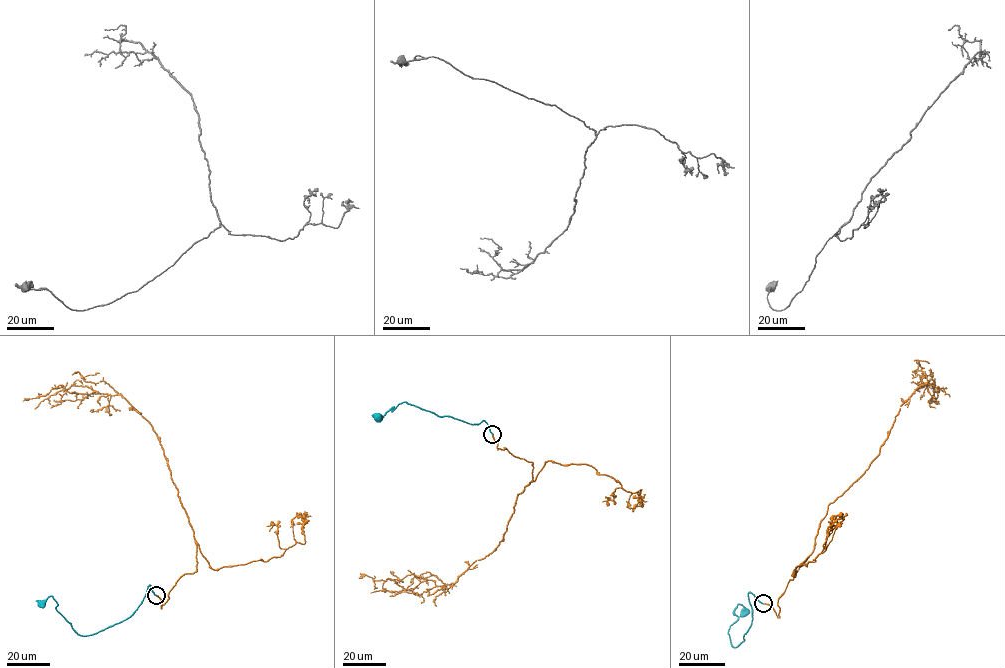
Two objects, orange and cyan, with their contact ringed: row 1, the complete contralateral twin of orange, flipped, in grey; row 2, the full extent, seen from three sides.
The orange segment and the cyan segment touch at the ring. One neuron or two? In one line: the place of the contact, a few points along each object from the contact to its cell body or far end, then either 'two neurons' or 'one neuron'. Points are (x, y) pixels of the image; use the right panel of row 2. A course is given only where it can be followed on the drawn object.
at (763, 603); orange runs (764, 603), (779, 617), (828, 505), (879, 453), (900, 406), (928, 384), (921, 376), (919, 391); cyan runs (763, 603), (748, 593), (751, 625), (734, 647), (728, 631), (738, 618), (734, 608), (741, 604), (744, 611); one neuron

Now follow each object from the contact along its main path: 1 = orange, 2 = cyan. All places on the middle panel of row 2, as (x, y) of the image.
1: (492, 435), (497, 449), (532, 463), (532, 480), (518, 494), (496, 547), (441, 586), (410, 574), (358, 577)
2: (492, 434), (484, 420), (467, 423), (403, 402), (392, 411), (393, 408), (378, 417)

